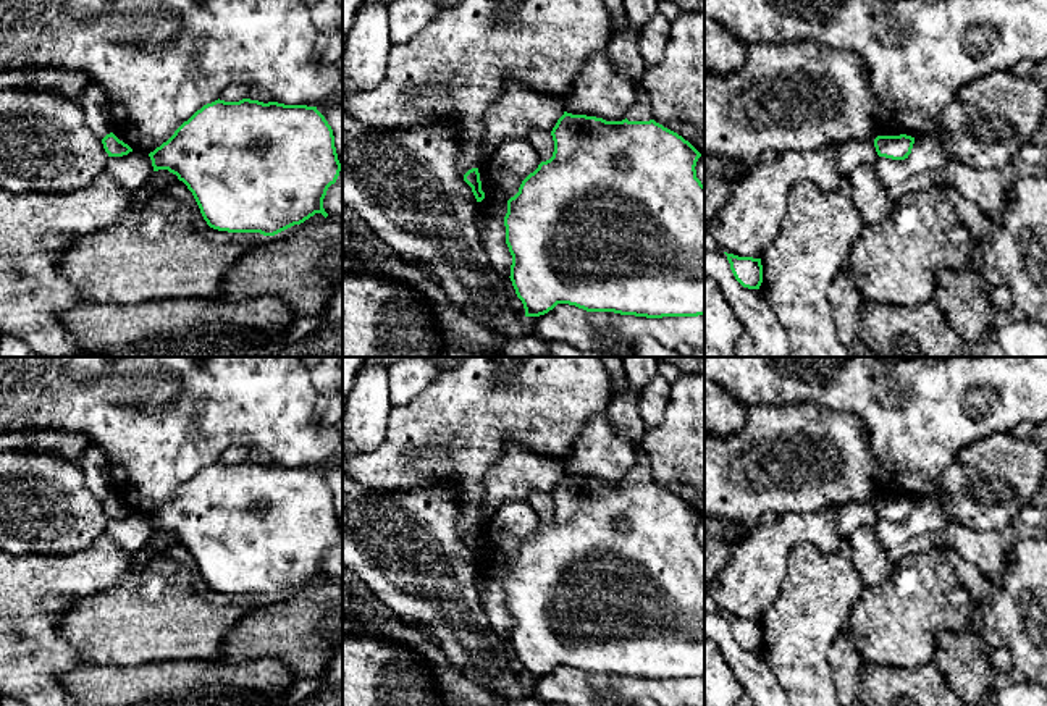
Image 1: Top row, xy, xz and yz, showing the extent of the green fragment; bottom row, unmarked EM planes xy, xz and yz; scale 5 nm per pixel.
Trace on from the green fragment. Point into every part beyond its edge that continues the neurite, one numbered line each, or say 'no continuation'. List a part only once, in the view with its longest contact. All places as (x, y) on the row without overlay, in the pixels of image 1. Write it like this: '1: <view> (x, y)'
no continuation

